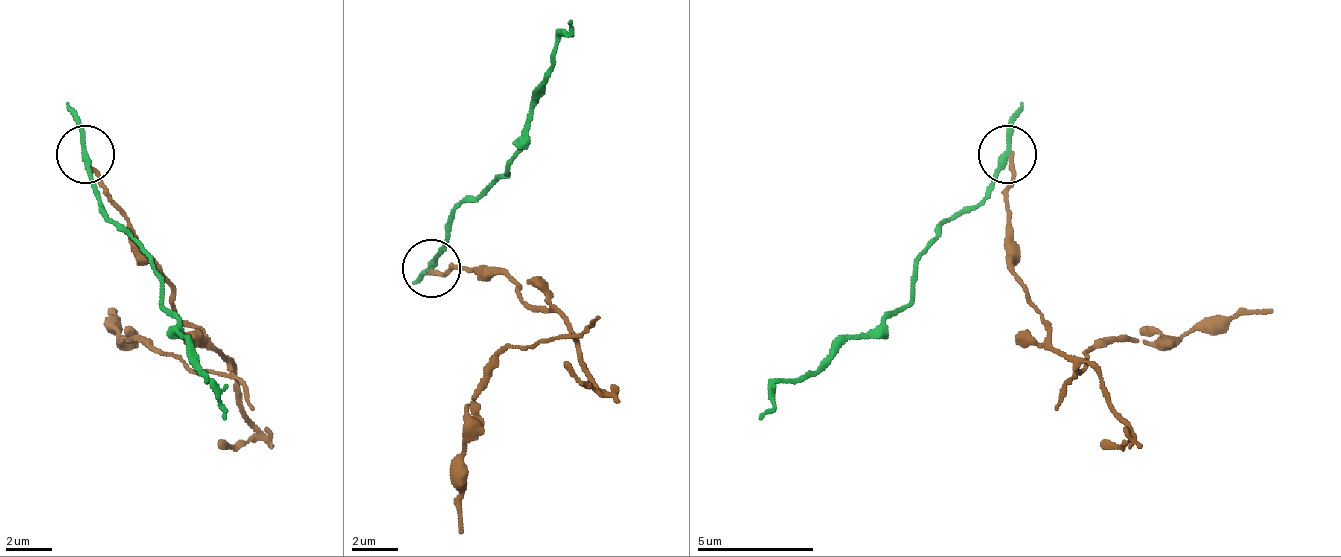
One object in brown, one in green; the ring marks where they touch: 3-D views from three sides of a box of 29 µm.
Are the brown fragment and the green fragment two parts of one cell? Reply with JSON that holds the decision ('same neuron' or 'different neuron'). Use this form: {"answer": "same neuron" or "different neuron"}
{"answer": "different neuron"}

